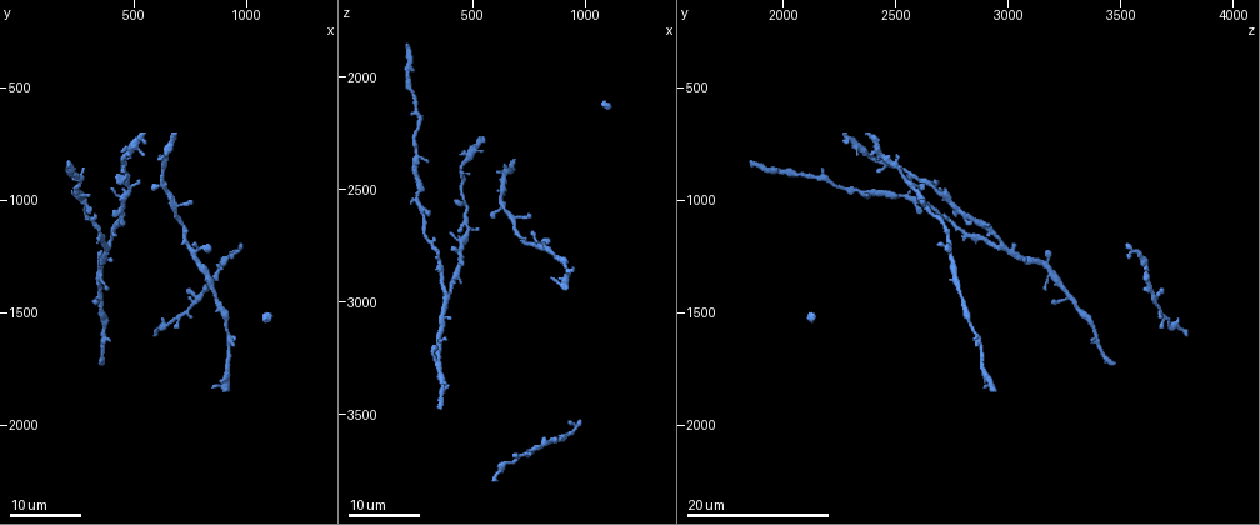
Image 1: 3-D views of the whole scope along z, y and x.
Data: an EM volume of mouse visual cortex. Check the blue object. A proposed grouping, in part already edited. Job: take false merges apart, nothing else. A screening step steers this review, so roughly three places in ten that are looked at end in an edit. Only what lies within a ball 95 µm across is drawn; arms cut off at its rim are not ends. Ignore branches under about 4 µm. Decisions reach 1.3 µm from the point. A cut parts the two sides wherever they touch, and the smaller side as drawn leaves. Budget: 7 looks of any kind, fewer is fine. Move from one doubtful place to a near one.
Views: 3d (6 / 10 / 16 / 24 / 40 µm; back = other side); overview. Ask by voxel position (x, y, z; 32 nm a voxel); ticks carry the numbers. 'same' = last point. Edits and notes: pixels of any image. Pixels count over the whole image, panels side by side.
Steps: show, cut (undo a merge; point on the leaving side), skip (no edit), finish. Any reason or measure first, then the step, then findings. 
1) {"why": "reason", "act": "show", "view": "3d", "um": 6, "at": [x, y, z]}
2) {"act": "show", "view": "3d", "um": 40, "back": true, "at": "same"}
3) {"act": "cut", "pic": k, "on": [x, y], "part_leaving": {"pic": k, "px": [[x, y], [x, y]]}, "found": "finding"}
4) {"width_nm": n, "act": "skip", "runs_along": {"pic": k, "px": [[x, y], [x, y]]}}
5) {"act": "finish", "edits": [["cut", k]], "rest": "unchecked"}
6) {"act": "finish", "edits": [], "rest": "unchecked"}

{"why": "four arms meet", "act": "show", "view": "3d", "um": 16, "at": [470, 940, 2660]}

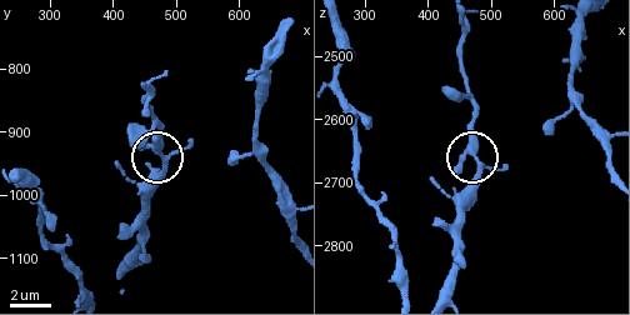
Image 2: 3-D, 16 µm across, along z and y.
{"why": "closer look", "act": "show", "view": "3d", "um": 10, "at": [480, 940, 2675]}

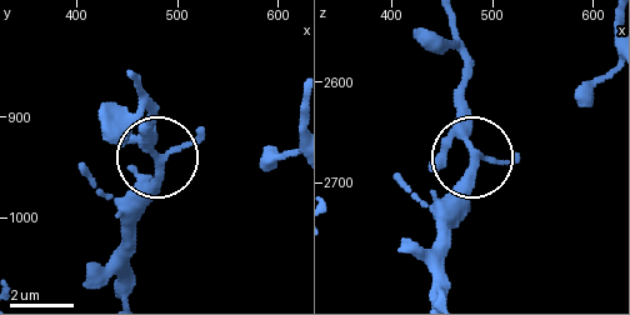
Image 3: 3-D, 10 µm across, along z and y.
{"arms": 4, "act": "skip", "runs_along": {"pic": 3, "px": [[435, 289], [435, 216], [476, 160], [460, 74]]}, "found": "all the same neuron"}

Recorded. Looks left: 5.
{"act": "show", "view": "3d", "um": 24, "at": [630, 860, 2510]}

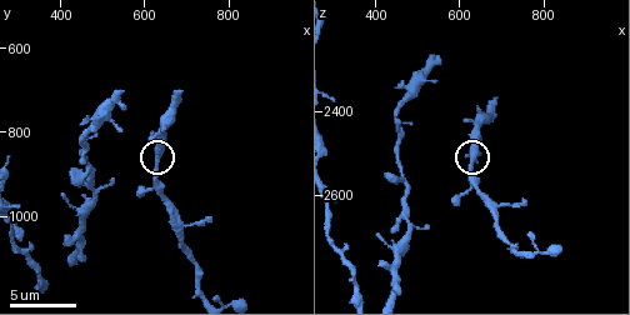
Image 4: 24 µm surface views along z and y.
{"why": "closer look", "act": "show", "view": "3d", "um": 6, "at": [640, 850, 2505]}

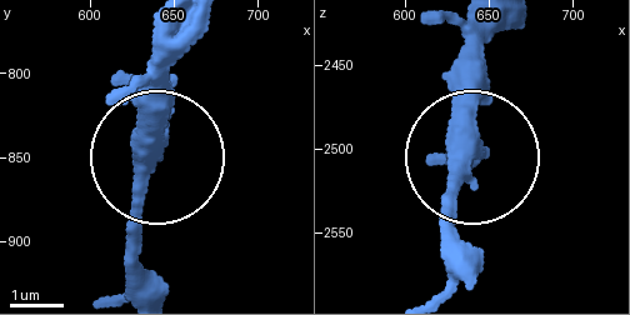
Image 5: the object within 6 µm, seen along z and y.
{"arms": 3, "act": "skip", "found": "all the same neuron"}

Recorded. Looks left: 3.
{"why": "three-way junction", "act": "show", "view": "3d", "um": 16, "at": [380, 1200, 2970]}

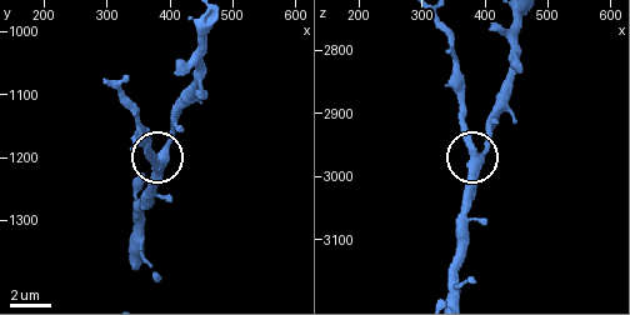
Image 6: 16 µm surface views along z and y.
{"act": "show", "view": "3d", "um": 6, "at": [380, 1215, 2970]}

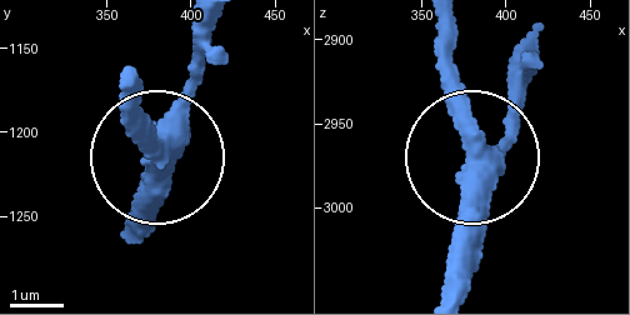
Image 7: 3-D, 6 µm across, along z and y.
{"act": "show", "view": "3d", "um": 6, "back": true, "at": [382, 1210, 2966]}

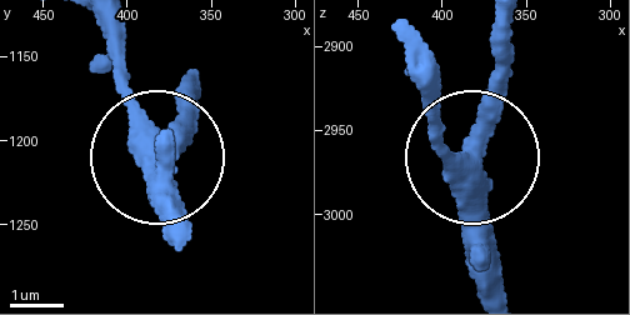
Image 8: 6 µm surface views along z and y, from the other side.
{"side_arm_um": 42, "arms": 3, "act": "skip", "found": "continuous, no second neuron"}

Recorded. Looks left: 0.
{"act": "finish", "edits": [], "rest": "unchecked"}

